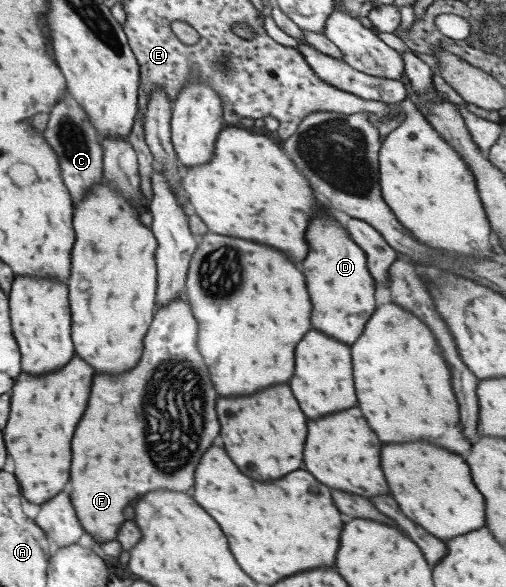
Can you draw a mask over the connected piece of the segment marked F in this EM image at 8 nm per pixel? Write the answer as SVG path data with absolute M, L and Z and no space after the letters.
M176 298L173 302L162 306L162 308L155 308L154 320L142 340L144 348L142 348L142 358L140 362L126 372L118 374L118 376L94 376L92 378L92 386L90 386L90 396L88 396L88 406L74 430L74 438L70 442L70 450L72 450L72 460L70 460L70 504L74 510L81 530L86 533L92 542L108 543L116 541L117 533L120 526L126 520L134 520L134 510L132 510L132 500L136 500L138 496L144 496L146 492L152 490L172 490L172 492L186 492L192 488L194 484L194 468L200 460L200 456L206 452L206 448L212 444L212 438L218 436L218 420L214 414L214 392L212 392L212 384L208 380L206 374L206 366L202 364L202 358L196 350L196 322L188 310L188 306Z

